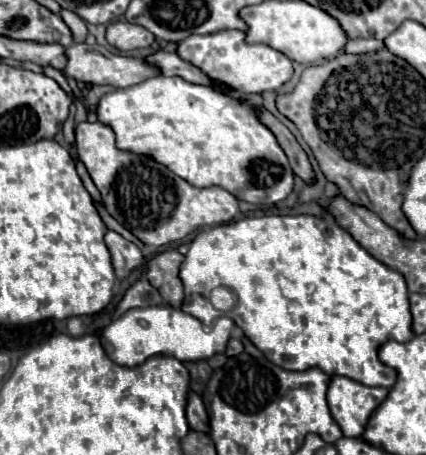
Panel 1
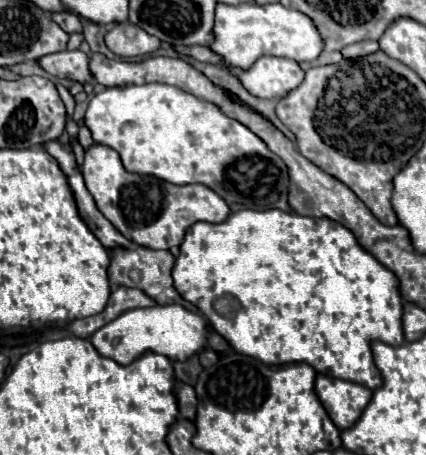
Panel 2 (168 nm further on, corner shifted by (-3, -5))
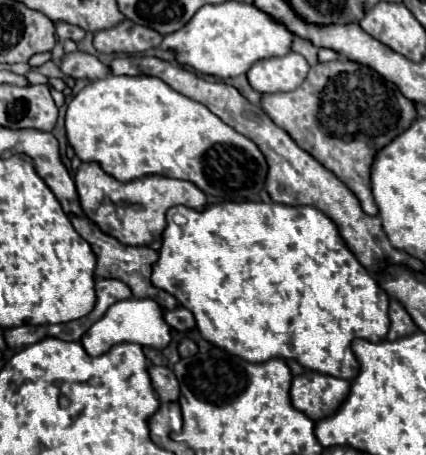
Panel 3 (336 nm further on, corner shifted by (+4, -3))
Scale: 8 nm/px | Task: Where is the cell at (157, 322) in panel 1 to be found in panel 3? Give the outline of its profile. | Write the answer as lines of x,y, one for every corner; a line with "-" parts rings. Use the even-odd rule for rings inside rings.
129,298
129,300
119,300
109,310
99,318
81,338
81,346
89,356
101,356
105,354
111,346
121,344
121,342
135,342
139,346
151,346
151,348
165,348
171,342
171,328
161,316
161,308
157,302
149,298

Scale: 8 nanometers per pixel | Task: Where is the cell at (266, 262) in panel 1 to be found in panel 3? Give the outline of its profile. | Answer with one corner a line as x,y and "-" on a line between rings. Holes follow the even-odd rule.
223,202
223,204
209,204
201,212
193,210
189,206
173,206
167,210
167,228
163,230
163,244
159,248
159,260
153,264
151,282
155,288
165,290
183,308
193,312
197,330
203,340
207,340
219,348
225,348
229,354
235,354
247,362
267,362
269,358
283,358
283,360
291,358
309,370
315,370
315,372
321,372
327,376
335,376
335,378
343,378
343,380
353,380
357,376
359,366
357,366
355,354
351,352
351,340
365,338
369,342
381,342
389,330
389,316
387,316
389,296
387,296
387,292
383,288
379,288
379,284
367,274
367,270
353,258
353,254
343,244
343,240
337,232
337,226
325,214
321,214
321,210
317,210
313,206
289,206
289,204
277,204
277,202
271,202
271,204
265,204
265,202

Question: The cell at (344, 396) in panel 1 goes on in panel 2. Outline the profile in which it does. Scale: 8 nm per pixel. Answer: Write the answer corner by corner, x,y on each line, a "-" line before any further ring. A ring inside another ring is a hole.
324,374
316,376
316,394
340,430
352,428
372,400
370,388

